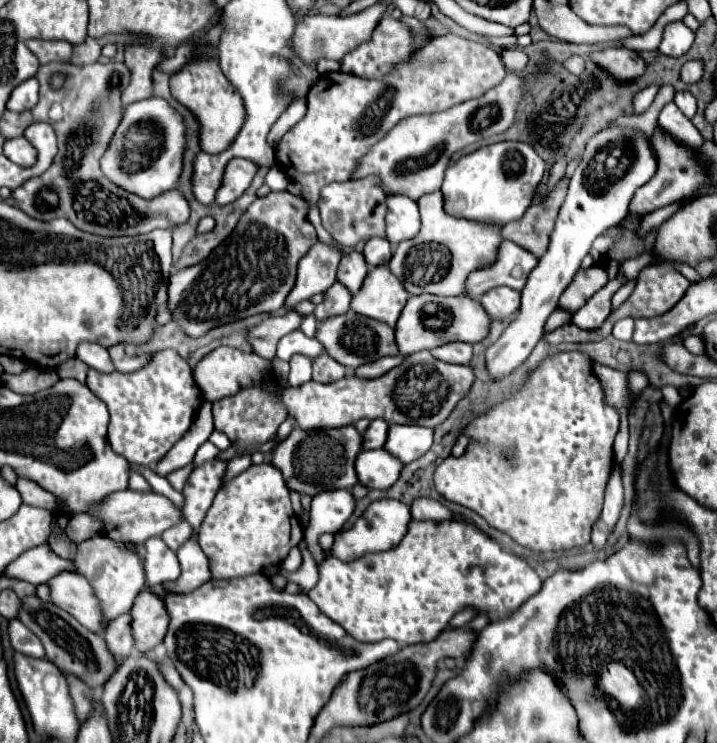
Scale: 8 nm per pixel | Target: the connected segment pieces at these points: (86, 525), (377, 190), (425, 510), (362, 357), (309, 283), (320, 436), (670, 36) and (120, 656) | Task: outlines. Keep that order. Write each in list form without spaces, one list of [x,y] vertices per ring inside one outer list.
[[[75,514],[75,516],[71,516],[65,532],[73,542],[79,544],[79,542],[99,534],[99,528],[101,528],[101,524],[95,522],[93,518],[89,518],[87,514]]]
[[[367,176],[365,180],[347,180],[333,182],[321,190],[319,212],[323,220],[323,228],[341,244],[353,248],[357,242],[365,242],[371,236],[385,238],[385,200],[387,194],[381,188],[381,180],[377,176]]]
[[[417,500],[417,504],[411,504],[413,520],[447,520],[451,516],[453,514],[437,500]]]
[[[347,312],[343,316],[333,316],[323,322],[319,322],[317,340],[325,346],[327,354],[341,362],[347,368],[357,368],[361,364],[369,364],[373,360],[379,360],[383,356],[397,356],[399,348],[395,344],[393,328],[387,324],[381,324],[379,320],[369,320],[367,316],[361,316],[357,312]]]
[[[317,242],[299,262],[297,280],[285,300],[285,308],[293,310],[299,302],[311,300],[315,294],[325,292],[337,280],[335,272],[339,260],[341,252],[337,248]]]
[[[343,426],[343,428],[331,428],[331,430],[293,430],[283,442],[277,444],[273,450],[273,466],[277,466],[291,490],[297,490],[301,494],[315,496],[323,490],[335,490],[335,488],[351,488],[357,482],[355,474],[355,458],[361,450],[361,434],[355,426]]]
[[[675,20],[665,26],[665,34],[659,44],[659,52],[663,52],[665,56],[677,58],[691,48],[693,38],[695,38],[695,32],[691,28],[687,28],[683,20]]]
[[[123,614],[117,620],[113,620],[113,624],[107,626],[107,630],[105,630],[105,642],[107,642],[109,652],[115,656],[117,666],[121,666],[123,660],[133,650],[133,638],[131,638],[129,622],[131,622],[131,616]]]

